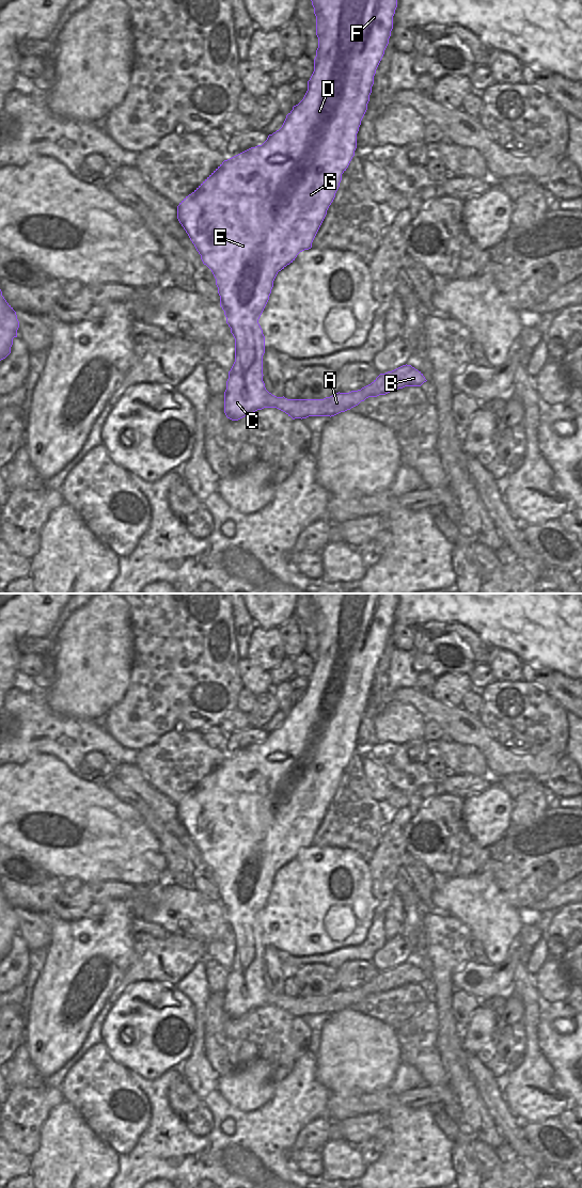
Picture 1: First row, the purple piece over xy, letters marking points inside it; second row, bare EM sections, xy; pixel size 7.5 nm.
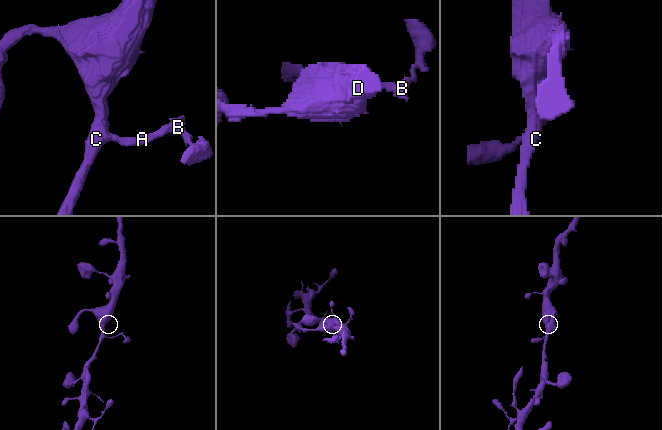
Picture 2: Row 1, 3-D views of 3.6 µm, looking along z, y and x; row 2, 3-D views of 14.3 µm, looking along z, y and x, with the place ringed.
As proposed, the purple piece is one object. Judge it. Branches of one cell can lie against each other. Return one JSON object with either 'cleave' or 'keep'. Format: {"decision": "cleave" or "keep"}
{"decision": "cleave"}

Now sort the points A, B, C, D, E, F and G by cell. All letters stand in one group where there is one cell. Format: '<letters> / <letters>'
A C D E F G / B

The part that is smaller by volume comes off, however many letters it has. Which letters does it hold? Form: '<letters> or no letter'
B.

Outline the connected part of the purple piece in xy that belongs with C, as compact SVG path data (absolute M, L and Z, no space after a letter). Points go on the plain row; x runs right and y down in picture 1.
M312 593L311 599L316 614L316 633L318 635L318 646L314 656L314 669L308 679L308 688L303 697L286 713L282 725L269 732L267 738L255 745L251 745L227 758L224 758L191 792L186 794L177 804L177 817L190 838L194 842L196 849L201 853L201 857L213 870L220 893L220 904L224 908L226 921L231 925L231 931L235 936L235 960L229 969L226 979L226 987L224 989L224 1011L227 1016L238 1018L257 1008L264 1005L277 1005L285 1010L293 1017L306 1016L309 1014L334 1014L341 1010L350 1008L358 1003L363 993L361 987L351 988L349 991L336 991L324 997L287 997L277 995L269 991L263 979L263 953L265 951L265 934L258 921L258 917L269 898L273 878L279 869L293 860L297 853L312 845L312 840L327 812L327 808L335 795L335 791L342 778L342 772L348 765L355 748L357 746L357 731L361 723L361 718L367 708L372 684L374 682L374 674L376 667L384 652L384 648L389 641L391 629L393 627L393 614L397 605L397 597L399 593Z

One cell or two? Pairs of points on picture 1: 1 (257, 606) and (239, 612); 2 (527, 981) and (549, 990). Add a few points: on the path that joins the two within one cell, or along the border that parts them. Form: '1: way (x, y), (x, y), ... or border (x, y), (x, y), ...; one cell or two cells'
1: border (244, 604), (257, 626); two cells
2: border (535, 976), (535, 988), (540, 996); two cells

